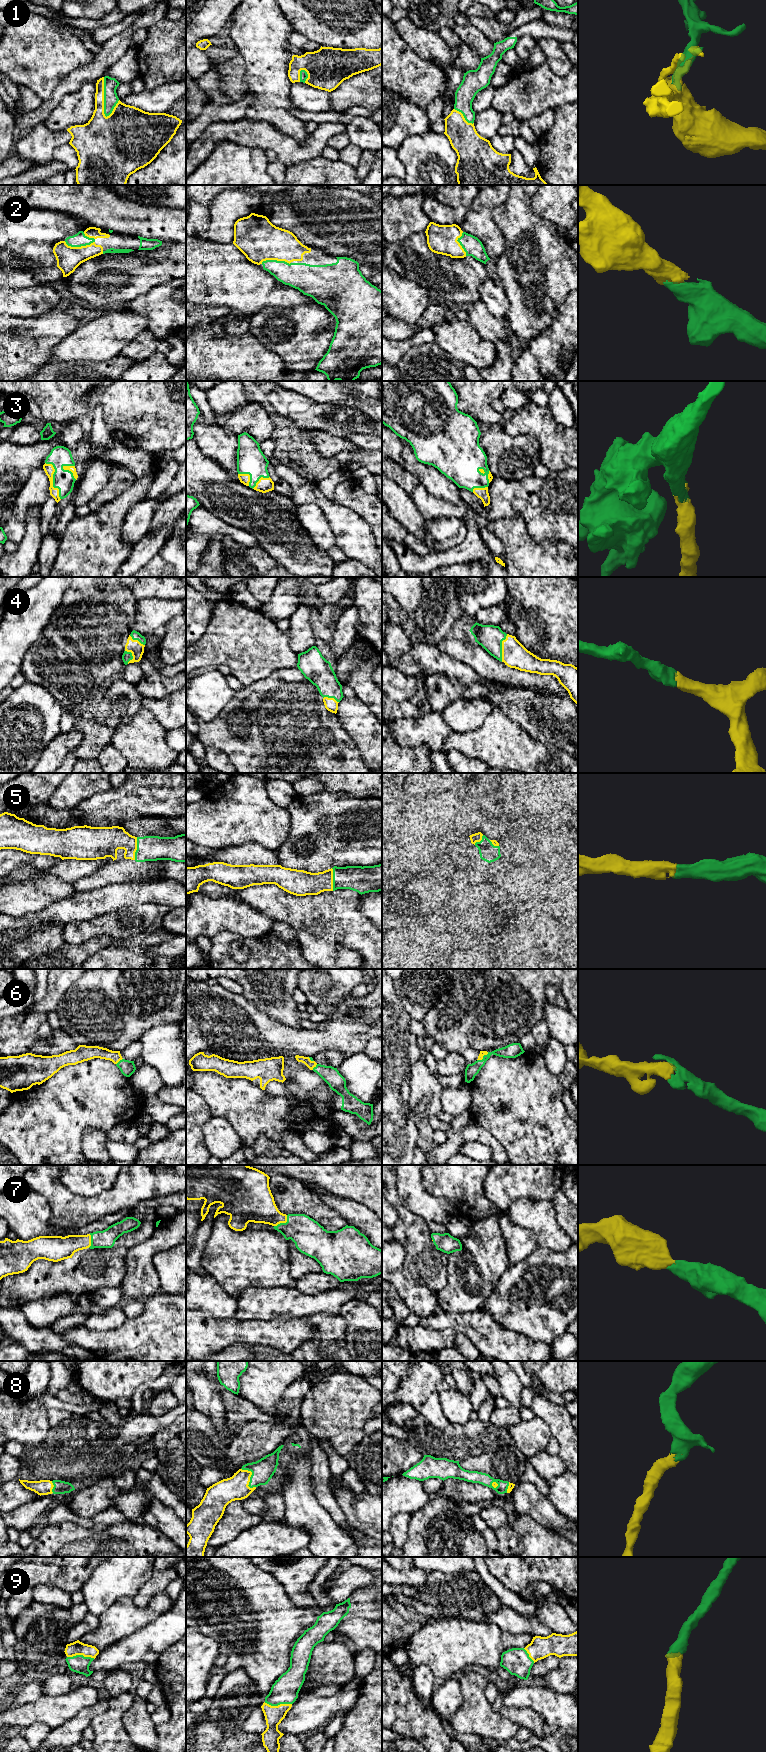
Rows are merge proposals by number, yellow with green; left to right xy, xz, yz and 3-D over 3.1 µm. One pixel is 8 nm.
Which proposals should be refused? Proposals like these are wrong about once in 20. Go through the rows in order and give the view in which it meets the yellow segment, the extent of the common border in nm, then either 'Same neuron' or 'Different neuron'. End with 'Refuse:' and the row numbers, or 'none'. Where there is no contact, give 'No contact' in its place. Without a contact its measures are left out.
1: Touches yellow in xy. Shared border 320 nm. Same neuron
2: Touches yellow in xy. Shared border 240 nm. Same neuron
3: Touches yellow in xy. Shared border 320 nm. Same neuron
4: Touches yellow in yz. Shared border 220 nm. Same neuron
5: Touches yellow in xy. Shared border 190 nm. Same neuron
6: Touches yellow in xy. Shared border 80 nm. Same neuron
7: Touches yellow in xz. Shared border 140 nm. Same neuron
8: Touches yellow in xz. Shared border 200 nm. Same neuron
9: Touches yellow in xy. Shared border 220 nm. Same neuron
Refuse: none

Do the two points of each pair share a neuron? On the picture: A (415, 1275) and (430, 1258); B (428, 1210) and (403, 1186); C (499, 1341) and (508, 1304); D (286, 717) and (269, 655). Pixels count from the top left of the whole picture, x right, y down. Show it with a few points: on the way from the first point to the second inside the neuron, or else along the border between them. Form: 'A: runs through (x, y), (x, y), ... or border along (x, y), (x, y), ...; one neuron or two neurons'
A: runs through (417, 1271), (426, 1262); one neuron
B: runs through (422, 1204), (409, 1191); one neuron
C: border along (484, 1311), (487, 1311), (505, 1327), (524, 1336); two neurons
D: border along (296, 666), (277, 669), (253, 683); two neurons

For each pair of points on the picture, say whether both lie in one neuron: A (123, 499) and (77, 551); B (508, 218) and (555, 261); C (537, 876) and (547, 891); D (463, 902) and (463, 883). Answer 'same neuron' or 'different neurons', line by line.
A: same neuron
B: same neuron
C: same neuron
D: same neuron

